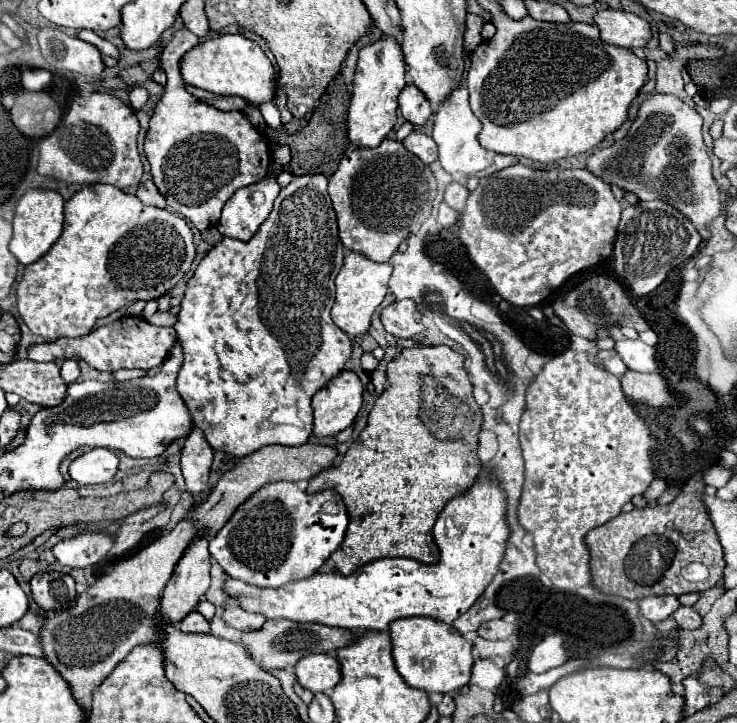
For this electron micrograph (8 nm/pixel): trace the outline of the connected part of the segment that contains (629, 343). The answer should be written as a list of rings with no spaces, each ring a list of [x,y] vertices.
[[[629,338],[617,340],[615,352],[621,356],[621,360],[625,362],[625,366],[629,370],[637,370],[637,372],[655,372],[657,370],[655,348],[647,346],[639,338],[637,340],[629,340]]]

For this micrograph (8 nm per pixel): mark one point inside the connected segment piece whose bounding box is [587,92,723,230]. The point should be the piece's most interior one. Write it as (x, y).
(663, 156)

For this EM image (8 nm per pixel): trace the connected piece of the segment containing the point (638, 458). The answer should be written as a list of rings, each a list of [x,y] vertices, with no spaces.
[[[565,350],[563,354],[551,358],[543,370],[535,376],[535,380],[529,384],[527,388],[527,408],[525,408],[525,414],[521,418],[521,424],[519,424],[519,444],[521,444],[521,450],[523,450],[523,460],[525,460],[525,488],[523,488],[523,494],[521,494],[521,502],[519,502],[519,508],[517,508],[517,518],[519,518],[519,524],[529,532],[533,534],[533,542],[535,542],[535,550],[537,550],[537,566],[541,568],[543,574],[547,574],[551,578],[551,582],[563,590],[563,592],[573,592],[581,586],[587,586],[591,582],[591,574],[589,574],[589,550],[583,542],[585,534],[589,530],[593,530],[595,526],[601,526],[605,522],[609,522],[611,518],[619,516],[621,514],[621,508],[623,504],[627,504],[635,494],[643,494],[649,484],[653,482],[655,474],[653,474],[653,466],[651,466],[651,454],[657,450],[657,444],[653,440],[653,436],[649,434],[649,428],[643,424],[643,420],[635,414],[635,410],[631,408],[631,404],[627,402],[623,390],[621,390],[621,384],[619,384],[619,378],[615,378],[613,374],[601,370],[585,352],[573,352],[573,350]]]

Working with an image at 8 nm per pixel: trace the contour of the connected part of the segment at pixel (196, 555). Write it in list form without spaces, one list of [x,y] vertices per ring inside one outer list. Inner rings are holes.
[[[199,534],[199,538],[195,542],[191,542],[185,550],[185,554],[181,556],[179,564],[175,566],[175,572],[171,576],[171,580],[167,582],[163,596],[161,596],[161,616],[175,624],[179,622],[187,612],[191,612],[199,600],[203,598],[203,594],[209,588],[209,568],[211,568],[211,554],[209,554],[209,538],[205,534]]]

